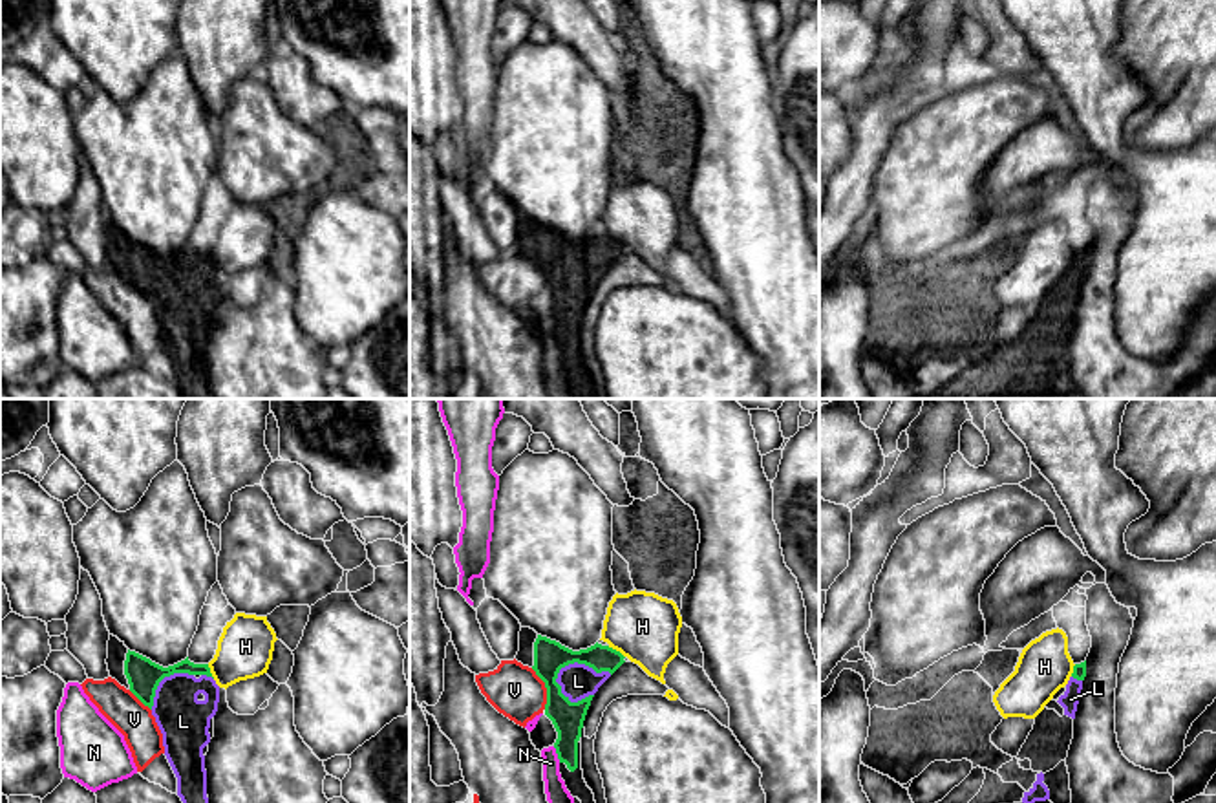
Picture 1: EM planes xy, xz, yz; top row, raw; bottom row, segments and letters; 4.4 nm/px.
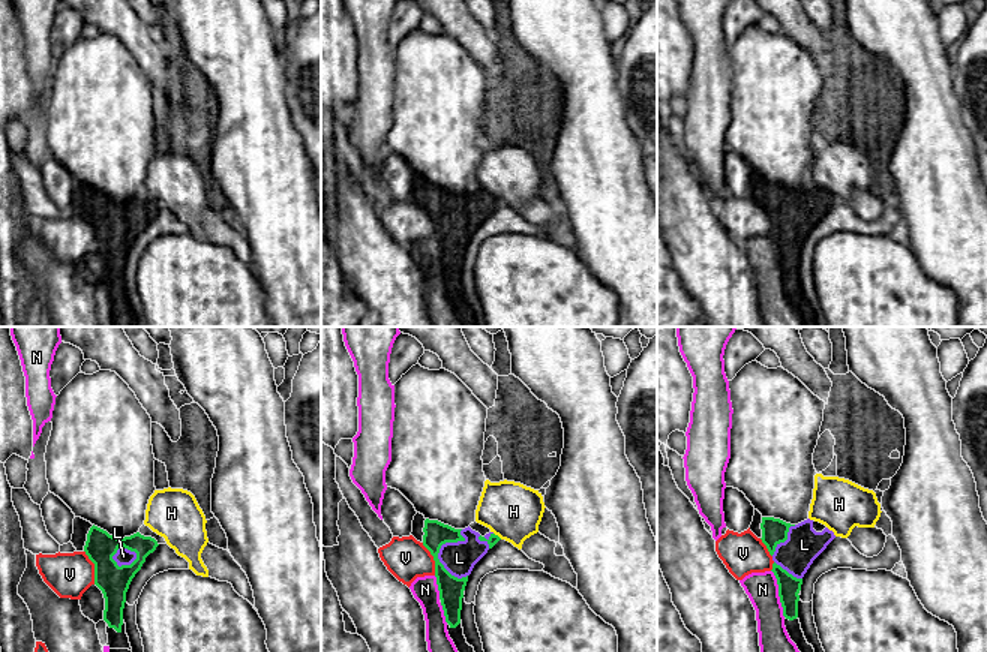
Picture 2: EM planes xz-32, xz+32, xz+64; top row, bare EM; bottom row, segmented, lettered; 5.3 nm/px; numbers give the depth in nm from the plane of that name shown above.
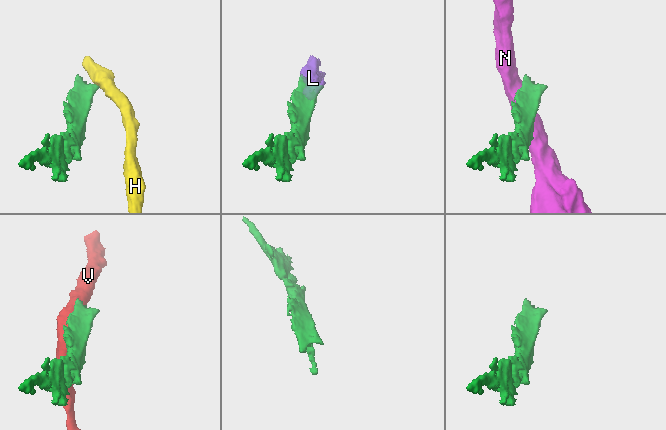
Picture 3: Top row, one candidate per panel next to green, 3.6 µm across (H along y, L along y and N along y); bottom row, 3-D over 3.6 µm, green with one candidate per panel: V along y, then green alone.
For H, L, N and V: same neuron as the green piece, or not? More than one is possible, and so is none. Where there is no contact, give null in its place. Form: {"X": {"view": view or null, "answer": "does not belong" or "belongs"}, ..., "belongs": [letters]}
{"H": {"view": "xz", "answer": "does not belong"}, "L": {"view": "xz", "answer": "belongs"}, "N": {"view": "xz", "answer": "does not belong"}, "V": {"view": "xz", "answer": "does not belong"}, "belongs": ["L"]}

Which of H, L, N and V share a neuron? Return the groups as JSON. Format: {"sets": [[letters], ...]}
{"sets": [["H"], ["L"], ["N"], ["V"]]}

